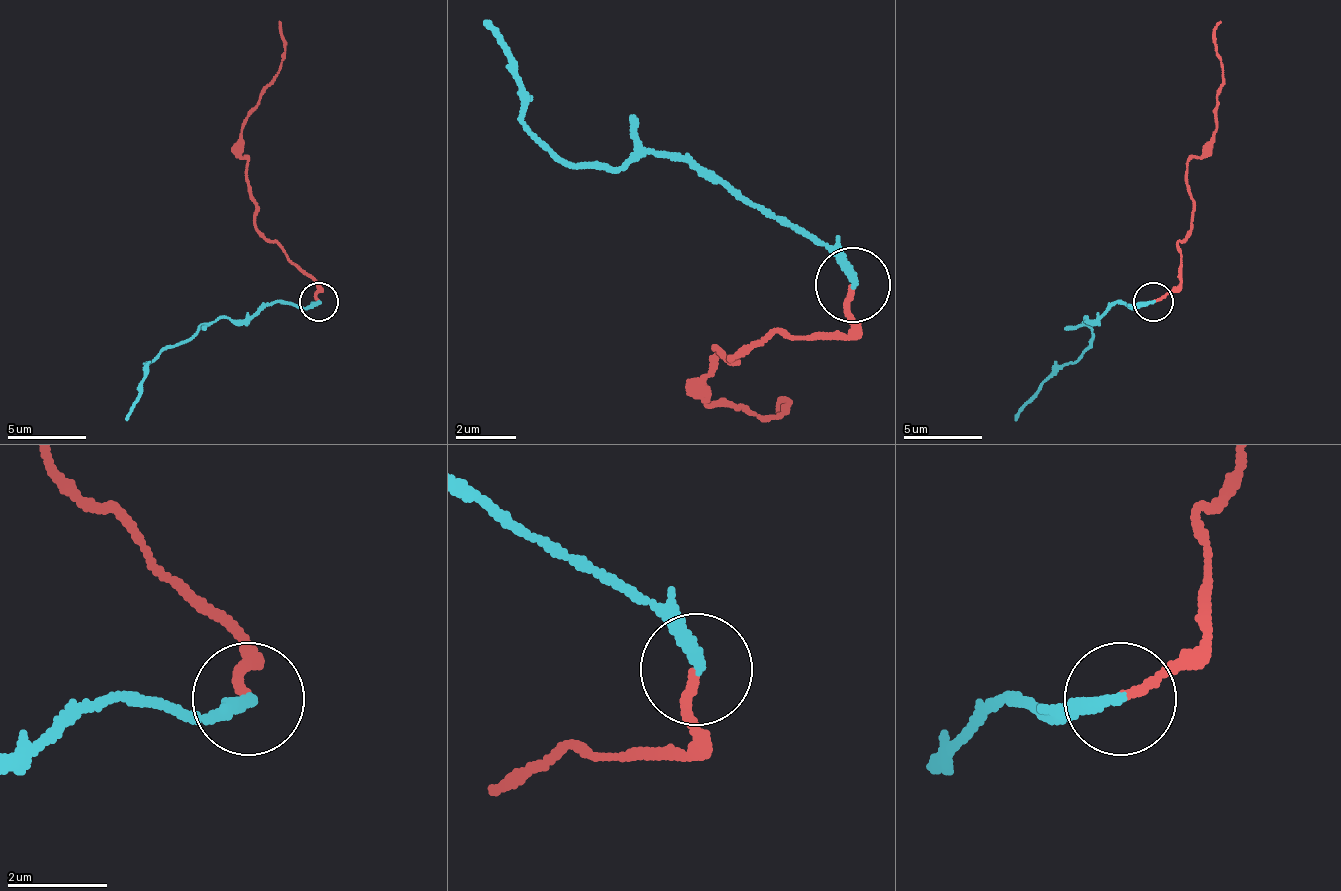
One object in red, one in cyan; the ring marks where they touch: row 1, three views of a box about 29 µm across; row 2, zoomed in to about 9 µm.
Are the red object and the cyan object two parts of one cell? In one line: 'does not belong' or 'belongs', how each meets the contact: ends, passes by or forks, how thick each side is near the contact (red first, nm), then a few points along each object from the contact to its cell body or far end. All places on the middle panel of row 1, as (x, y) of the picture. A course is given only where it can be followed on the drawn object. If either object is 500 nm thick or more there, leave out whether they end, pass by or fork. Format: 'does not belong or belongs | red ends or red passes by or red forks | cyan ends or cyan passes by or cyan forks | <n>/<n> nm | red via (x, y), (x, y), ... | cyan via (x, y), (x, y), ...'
does not belong | red ends | cyan ends | 160/260 nm | red via (851, 283), (843, 336), (775, 336), (730, 358), (715, 351), (707, 404), (775, 419), (783, 404), (775, 411) | cyan via (851, 283), (821, 245), (768, 215), (715, 177), (685, 162), (564, 162), (526, 109), (511, 56), (481, 19)

